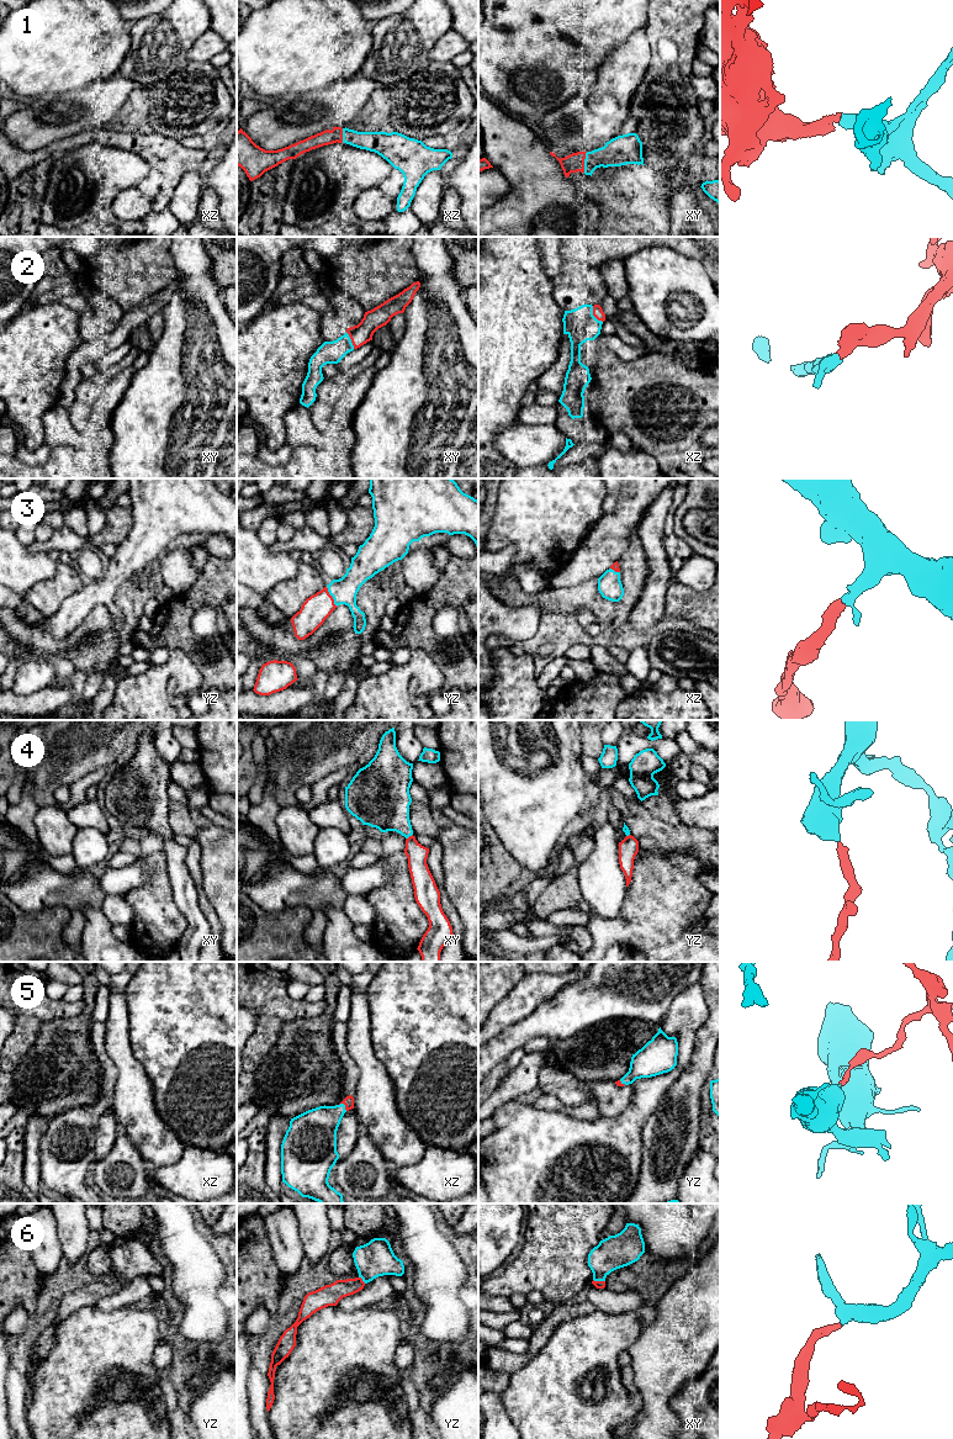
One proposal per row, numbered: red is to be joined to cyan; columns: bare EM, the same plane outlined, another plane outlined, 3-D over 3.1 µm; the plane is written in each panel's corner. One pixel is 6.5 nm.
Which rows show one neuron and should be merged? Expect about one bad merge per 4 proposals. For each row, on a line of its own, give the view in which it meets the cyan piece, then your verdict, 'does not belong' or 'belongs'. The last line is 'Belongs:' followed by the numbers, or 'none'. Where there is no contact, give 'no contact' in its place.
1: xy | belongs
2: xz | belongs
3: yz | belongs
4: xy | belongs
5: xz | belongs
6: yz | belongs
Belongs: 1, 2, 3, 4, 5, 6

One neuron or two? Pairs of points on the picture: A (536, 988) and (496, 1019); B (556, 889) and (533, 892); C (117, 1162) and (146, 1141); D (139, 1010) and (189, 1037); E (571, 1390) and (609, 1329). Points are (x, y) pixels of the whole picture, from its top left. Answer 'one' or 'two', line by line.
A: one
B: two
C: two
D: one
E: one

